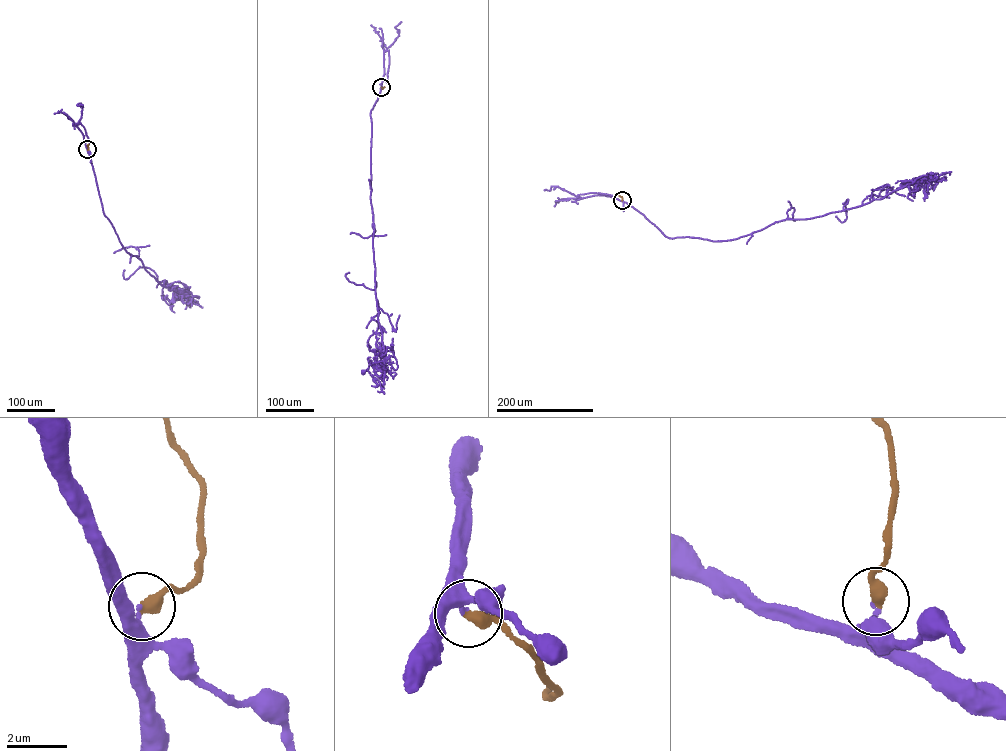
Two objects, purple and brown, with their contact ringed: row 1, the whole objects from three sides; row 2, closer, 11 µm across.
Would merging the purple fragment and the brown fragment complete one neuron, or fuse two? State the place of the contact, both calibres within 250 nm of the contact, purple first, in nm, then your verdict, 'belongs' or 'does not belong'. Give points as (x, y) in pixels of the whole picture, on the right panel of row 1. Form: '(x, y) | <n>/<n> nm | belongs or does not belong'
(622, 200) | 150/400 nm | belongs

